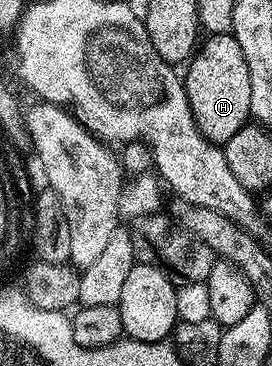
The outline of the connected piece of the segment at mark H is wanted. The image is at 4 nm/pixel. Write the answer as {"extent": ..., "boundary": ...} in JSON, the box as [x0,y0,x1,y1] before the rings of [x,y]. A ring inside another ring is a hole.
{"extent":[182,33,250,143],"boundary":[[[214,33],[203,38],[202,44],[193,52],[182,80],[188,96],[188,106],[192,108],[194,123],[198,131],[207,141],[223,143],[238,135],[238,131],[250,121],[250,70],[246,68],[246,58],[242,56],[242,47],[238,47],[238,39],[229,33]]]}

